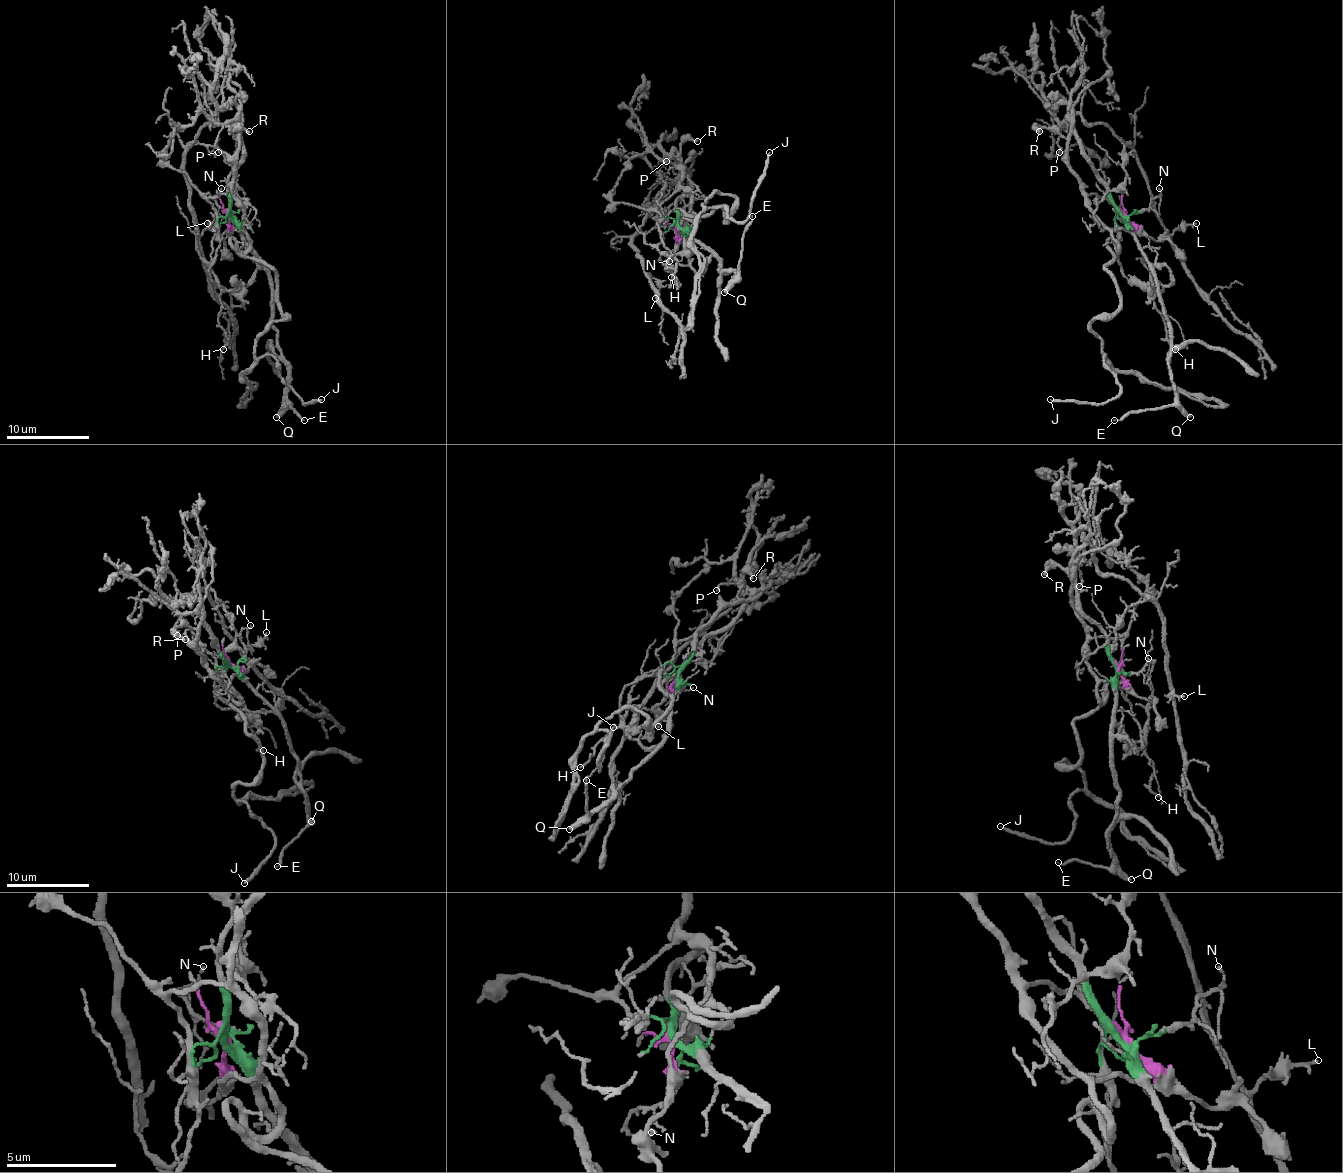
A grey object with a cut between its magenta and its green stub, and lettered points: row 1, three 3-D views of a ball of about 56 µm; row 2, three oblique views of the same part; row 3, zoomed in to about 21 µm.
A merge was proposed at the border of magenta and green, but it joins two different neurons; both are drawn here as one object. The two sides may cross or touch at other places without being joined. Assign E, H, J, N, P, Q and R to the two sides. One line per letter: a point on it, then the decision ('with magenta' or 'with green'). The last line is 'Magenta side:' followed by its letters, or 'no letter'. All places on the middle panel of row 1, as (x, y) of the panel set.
E: place (752, 216); with green
H: place (671, 277); with green
J: place (769, 152); with magenta
N: place (669, 261); with green
P: place (666, 161); with green
Q: place (724, 292); with green
R: place (697, 141); with magenta
Magenta side: J, R

